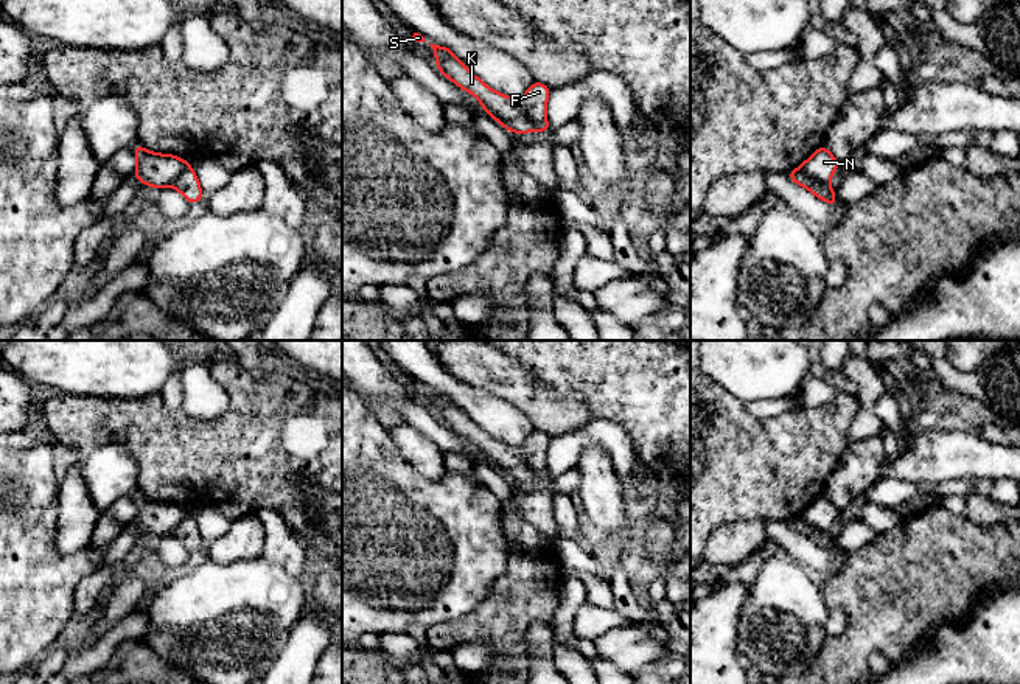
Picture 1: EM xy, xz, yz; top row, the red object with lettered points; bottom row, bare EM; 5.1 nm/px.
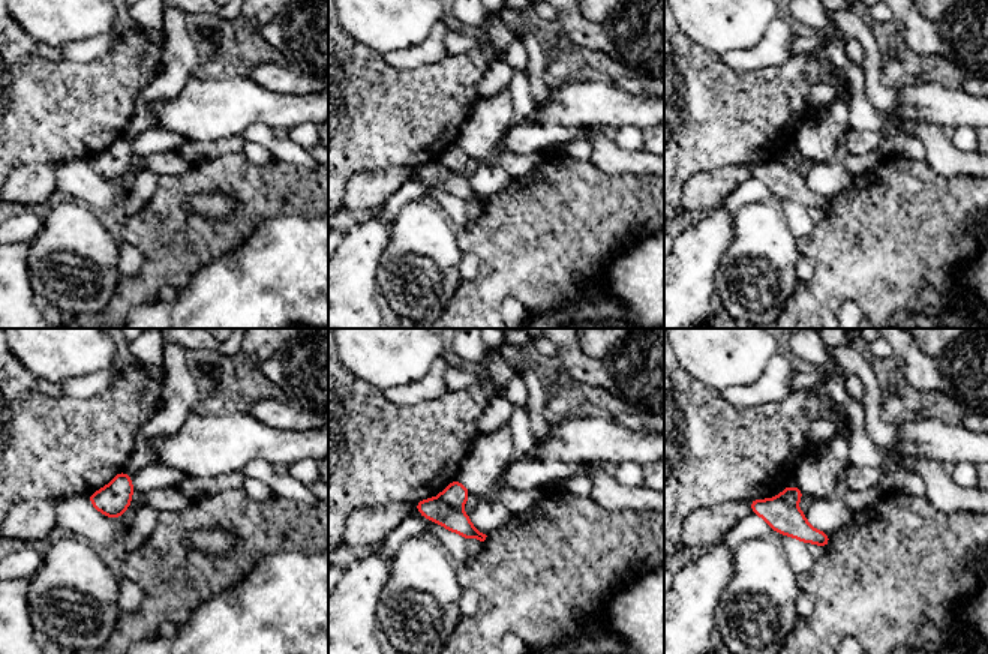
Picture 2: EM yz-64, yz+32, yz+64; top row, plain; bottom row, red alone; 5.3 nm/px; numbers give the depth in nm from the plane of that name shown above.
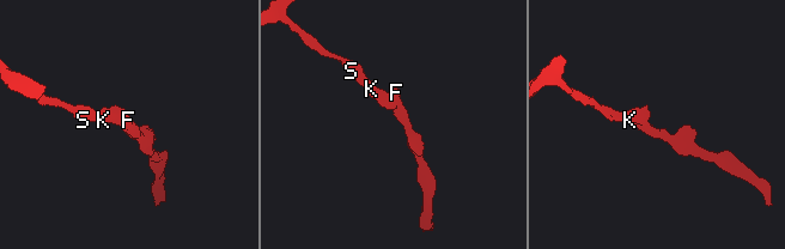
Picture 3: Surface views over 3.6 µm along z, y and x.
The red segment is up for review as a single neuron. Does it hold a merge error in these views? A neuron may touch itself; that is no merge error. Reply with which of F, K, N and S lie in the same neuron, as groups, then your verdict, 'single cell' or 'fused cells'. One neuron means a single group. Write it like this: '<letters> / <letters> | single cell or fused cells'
F / K N S | fused cells

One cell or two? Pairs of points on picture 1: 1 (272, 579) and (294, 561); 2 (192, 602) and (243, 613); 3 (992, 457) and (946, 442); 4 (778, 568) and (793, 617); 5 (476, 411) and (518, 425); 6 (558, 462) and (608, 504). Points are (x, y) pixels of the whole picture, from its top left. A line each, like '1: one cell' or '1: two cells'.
1: two cells
2: one cell
3: one cell
4: one cell
5: one cell
6: two cells

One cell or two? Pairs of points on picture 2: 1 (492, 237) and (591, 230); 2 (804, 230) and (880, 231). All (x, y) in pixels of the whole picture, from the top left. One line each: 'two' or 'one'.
1: one
2: two

